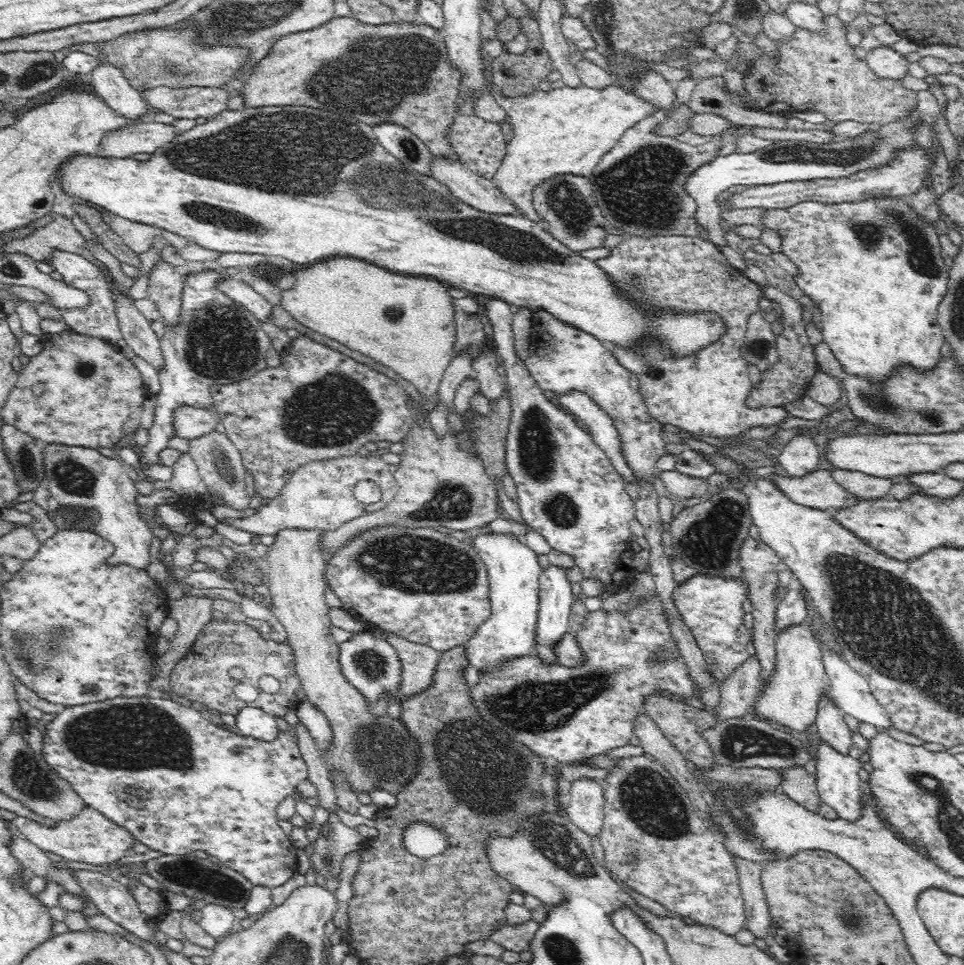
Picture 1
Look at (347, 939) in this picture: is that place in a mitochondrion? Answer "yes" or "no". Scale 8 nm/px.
no

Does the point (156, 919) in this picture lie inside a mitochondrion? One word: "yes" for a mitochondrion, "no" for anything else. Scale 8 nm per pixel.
no

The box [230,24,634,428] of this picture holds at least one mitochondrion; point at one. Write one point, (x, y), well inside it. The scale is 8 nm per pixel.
(382, 72)

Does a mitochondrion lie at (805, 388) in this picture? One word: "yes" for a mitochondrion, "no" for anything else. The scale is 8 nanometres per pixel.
no

